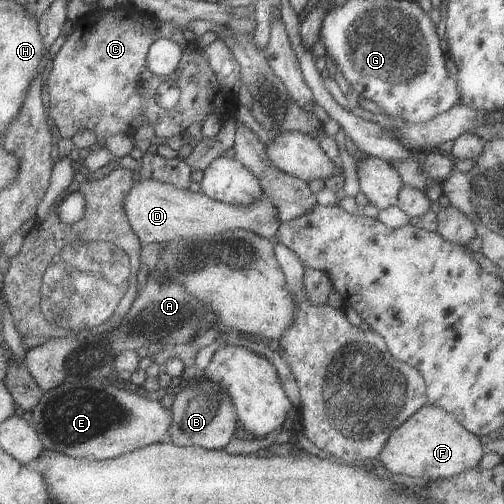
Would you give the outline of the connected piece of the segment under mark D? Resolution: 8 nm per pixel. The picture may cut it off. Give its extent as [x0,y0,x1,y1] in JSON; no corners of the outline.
[125,177,280,244]

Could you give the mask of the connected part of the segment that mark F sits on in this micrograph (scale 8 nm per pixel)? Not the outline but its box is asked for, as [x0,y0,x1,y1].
[379,405,485,481]

